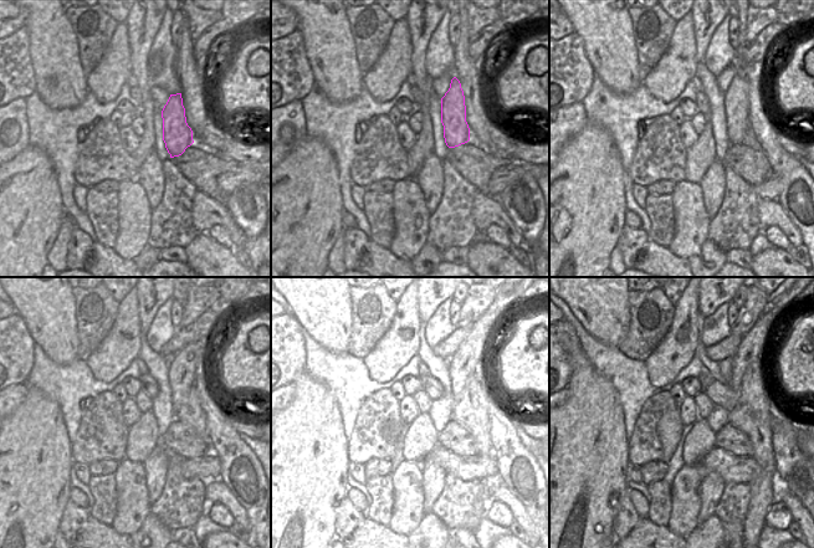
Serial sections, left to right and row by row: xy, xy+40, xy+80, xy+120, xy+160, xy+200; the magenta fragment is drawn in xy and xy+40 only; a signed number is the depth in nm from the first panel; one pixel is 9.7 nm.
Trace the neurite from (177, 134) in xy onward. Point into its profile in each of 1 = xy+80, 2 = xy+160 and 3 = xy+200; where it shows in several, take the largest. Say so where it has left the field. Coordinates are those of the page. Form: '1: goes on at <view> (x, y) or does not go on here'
1: goes on at xy+80 (736, 98)
2: goes on at xy+160 (461, 365)
3: goes on at xy+200 (756, 341)

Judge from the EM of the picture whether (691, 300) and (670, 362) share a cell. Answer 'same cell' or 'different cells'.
same cell

